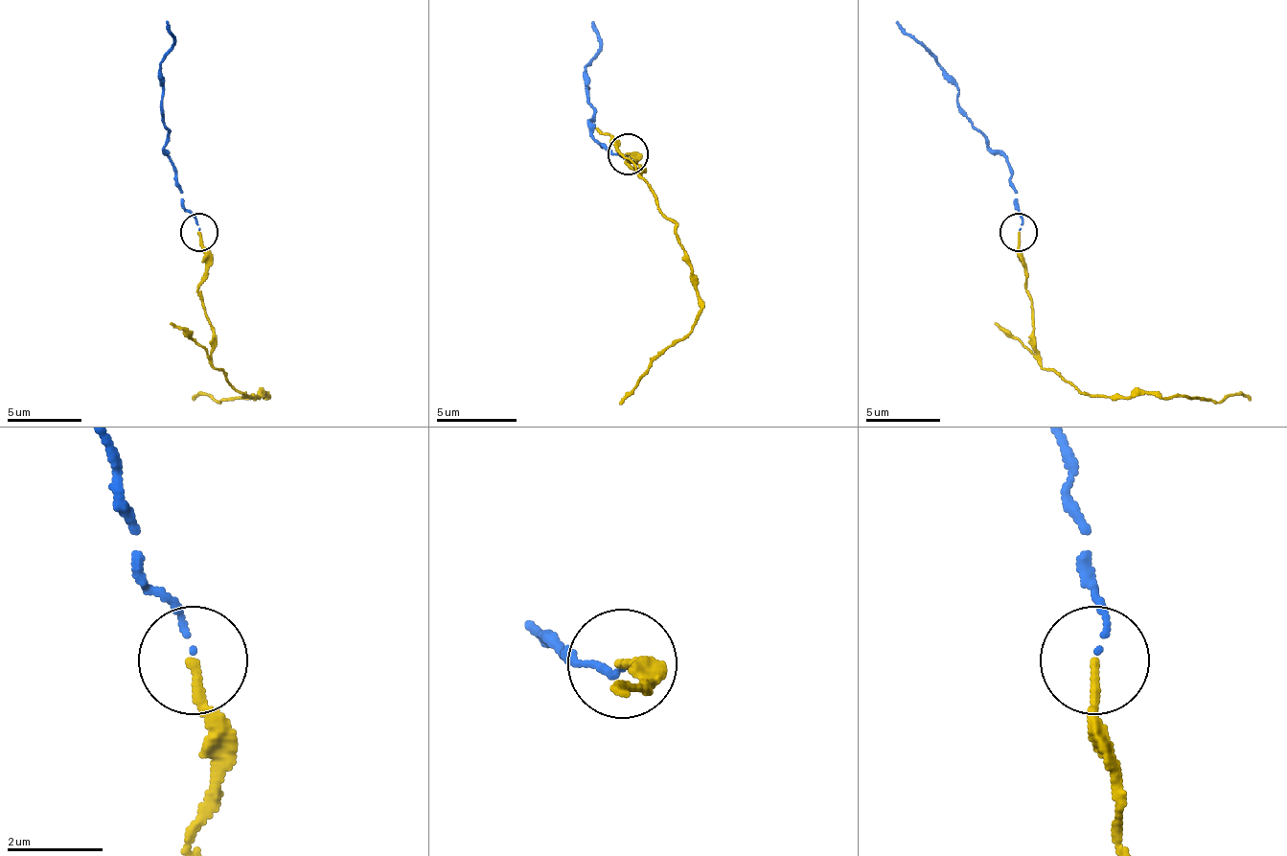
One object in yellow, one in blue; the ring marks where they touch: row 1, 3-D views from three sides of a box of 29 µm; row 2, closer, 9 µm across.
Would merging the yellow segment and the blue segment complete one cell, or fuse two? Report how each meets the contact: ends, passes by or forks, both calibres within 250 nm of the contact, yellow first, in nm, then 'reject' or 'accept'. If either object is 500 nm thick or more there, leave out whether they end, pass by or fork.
yellow ends there; blue ends there; 180 nm thick on the yellow side, 80 nm on the other; reject

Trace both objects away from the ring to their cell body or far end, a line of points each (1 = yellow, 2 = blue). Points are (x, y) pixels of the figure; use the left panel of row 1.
1: (198, 231), (206, 265), (198, 298), (214, 332), (210, 362), (243, 396), (265, 396), (191, 400)
2: (198, 231), (169, 156), (161, 104), (161, 59), (172, 44), (169, 21)

